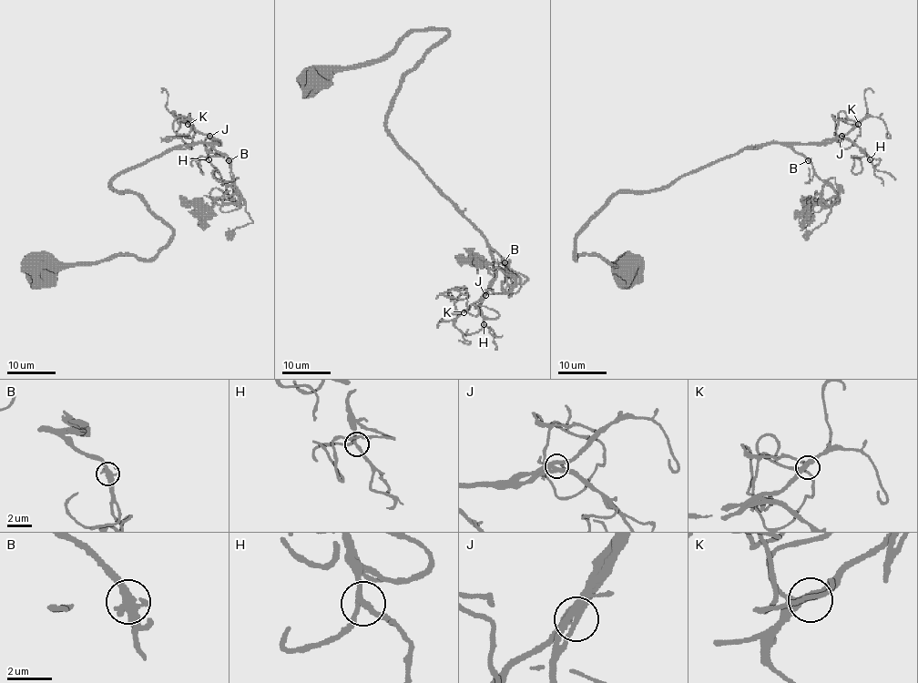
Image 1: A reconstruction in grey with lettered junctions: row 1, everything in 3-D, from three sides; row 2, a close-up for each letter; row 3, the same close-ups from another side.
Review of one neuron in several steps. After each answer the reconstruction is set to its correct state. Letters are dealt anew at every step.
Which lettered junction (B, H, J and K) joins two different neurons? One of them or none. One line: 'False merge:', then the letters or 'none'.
False merge: none

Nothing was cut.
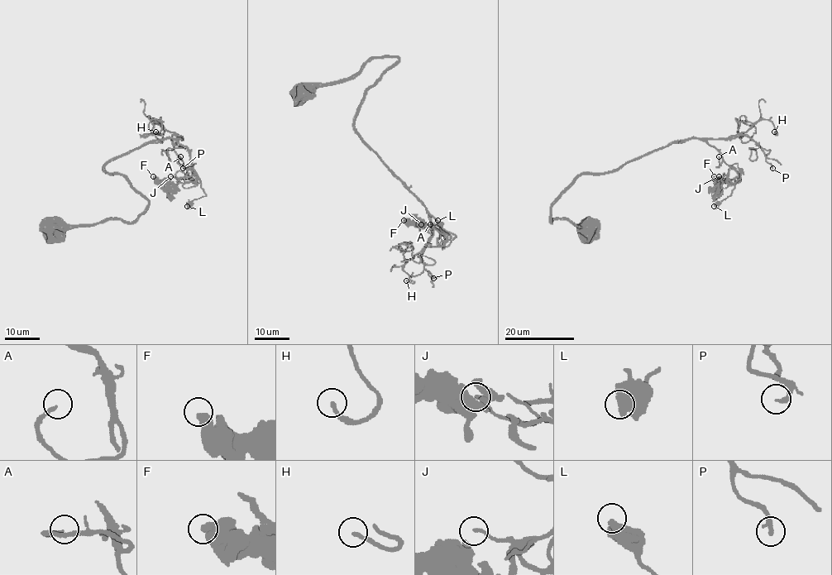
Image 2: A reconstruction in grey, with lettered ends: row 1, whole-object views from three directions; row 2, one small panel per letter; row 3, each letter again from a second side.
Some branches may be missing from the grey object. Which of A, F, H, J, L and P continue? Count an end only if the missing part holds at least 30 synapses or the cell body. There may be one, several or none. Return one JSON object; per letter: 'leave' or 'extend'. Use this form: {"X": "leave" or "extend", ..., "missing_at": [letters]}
{"A": "extend", "F": "leave", "H": "extend", "J": "leave", "L": "leave", "P": "extend", "missing_at": ["A", "H", "P"]}

